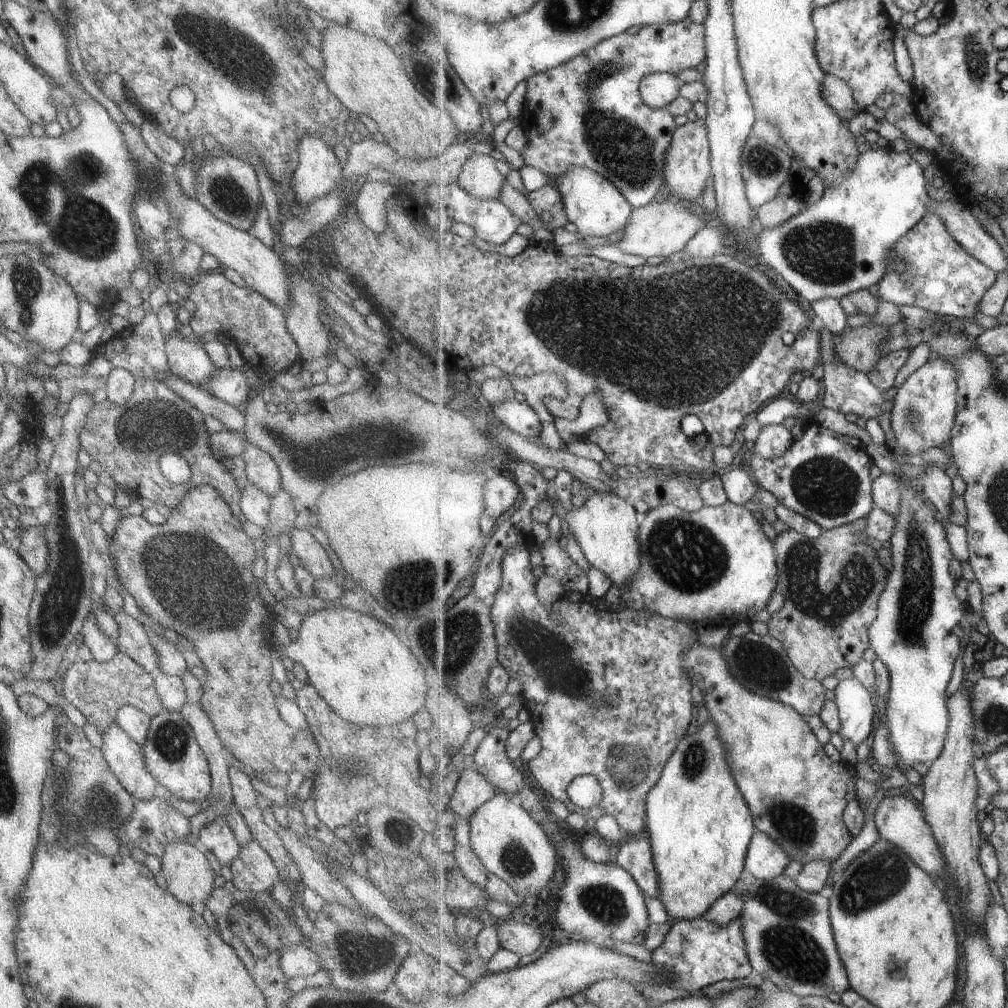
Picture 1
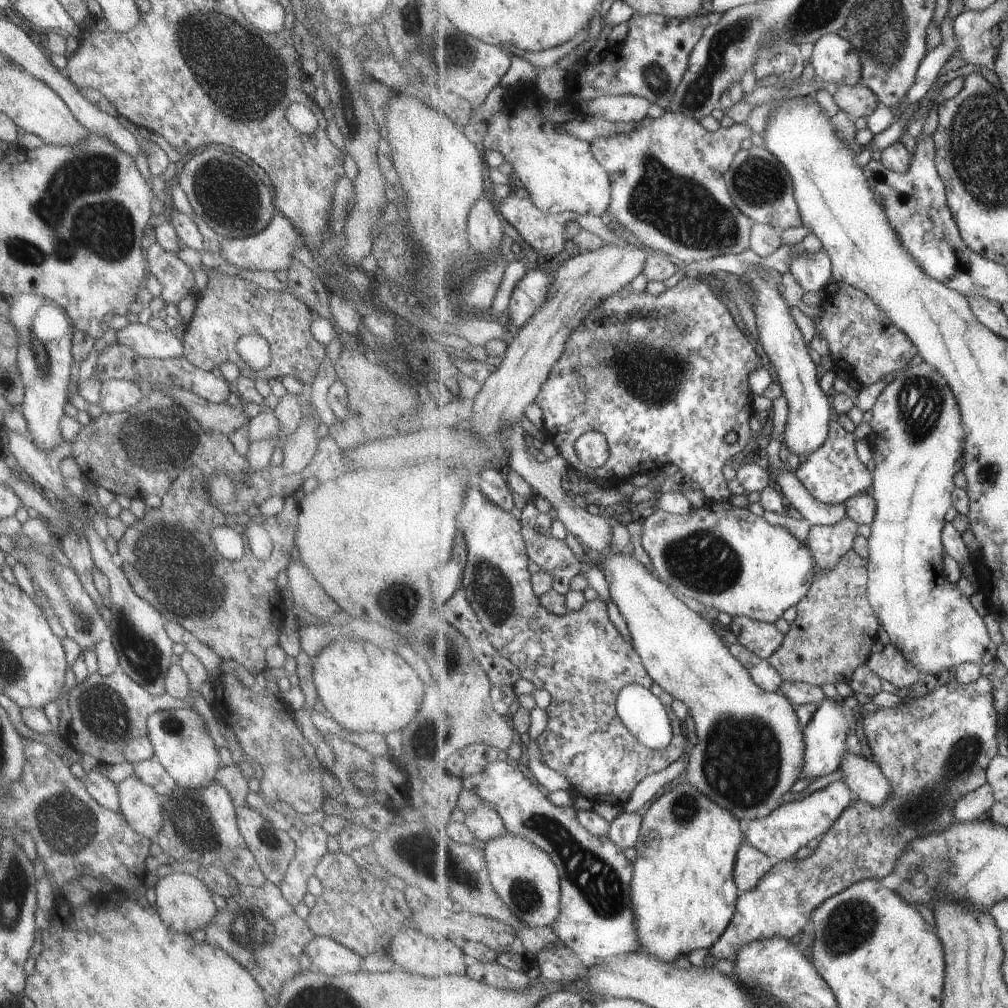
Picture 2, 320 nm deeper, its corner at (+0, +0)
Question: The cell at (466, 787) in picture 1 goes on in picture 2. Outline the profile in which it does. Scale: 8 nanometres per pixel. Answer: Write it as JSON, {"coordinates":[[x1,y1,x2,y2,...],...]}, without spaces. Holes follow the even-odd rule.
{"coordinates":[[480,802,476,808,467,812,463,823,473,832,481,845,508,832,499,811,495,806,487,802]]}

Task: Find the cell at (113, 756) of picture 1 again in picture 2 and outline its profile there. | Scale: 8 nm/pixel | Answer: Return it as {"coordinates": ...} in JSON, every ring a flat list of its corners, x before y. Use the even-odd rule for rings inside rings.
{"coordinates":[[134,774,115,784,119,813,135,834,154,840,163,823,162,798]]}

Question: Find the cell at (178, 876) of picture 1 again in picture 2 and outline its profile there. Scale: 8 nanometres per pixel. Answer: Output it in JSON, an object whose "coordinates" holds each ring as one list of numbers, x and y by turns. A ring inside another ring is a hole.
{"coordinates":[[169,872,167,876,155,882,155,909,163,926,169,926,177,932,193,932,198,928,205,929,207,922,215,916,217,910,211,900,211,894,201,880,181,872]]}

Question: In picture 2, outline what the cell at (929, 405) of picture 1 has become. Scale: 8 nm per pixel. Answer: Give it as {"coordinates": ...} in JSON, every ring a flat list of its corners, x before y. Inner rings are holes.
{"coordinates":[[922,360,917,366,911,366,907,370,901,370,901,373,882,390,871,410,872,419,870,423,874,430,874,436,870,442,874,452,875,468,872,472,873,484,870,493,876,502,876,515,871,524,871,534,868,538,871,551,870,557,868,558,868,593,869,600,872,602,873,608,877,611,881,619,882,628,889,636,889,644,897,645,904,652,909,664,915,670,921,669,923,675,933,673,951,665,956,667,963,663,973,663,981,666,983,664,991,664,991,662,997,659,997,644,993,642,993,638,989,634,987,622,975,610,975,606,971,604,969,597,963,594,960,586,957,583,951,583,947,580,947,574,945,574,945,568,943,568,943,556,945,556,943,540,943,532,946,525,945,516,947,516,949,508,954,505,952,494,957,488,955,476,964,469,966,428,964,419,962,418,960,402,957,400,956,394,953,392,952,386,948,383,945,376,939,370,935,370,931,364]]}

